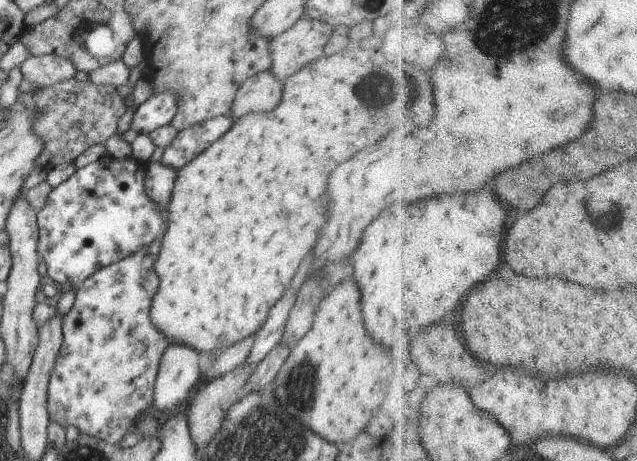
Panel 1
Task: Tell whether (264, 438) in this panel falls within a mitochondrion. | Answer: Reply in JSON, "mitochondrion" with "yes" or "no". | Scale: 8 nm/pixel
{"mitochondrion":"yes"}

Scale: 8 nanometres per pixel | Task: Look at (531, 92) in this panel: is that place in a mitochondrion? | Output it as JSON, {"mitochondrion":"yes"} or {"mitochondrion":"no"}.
{"mitochondrion":"no"}

